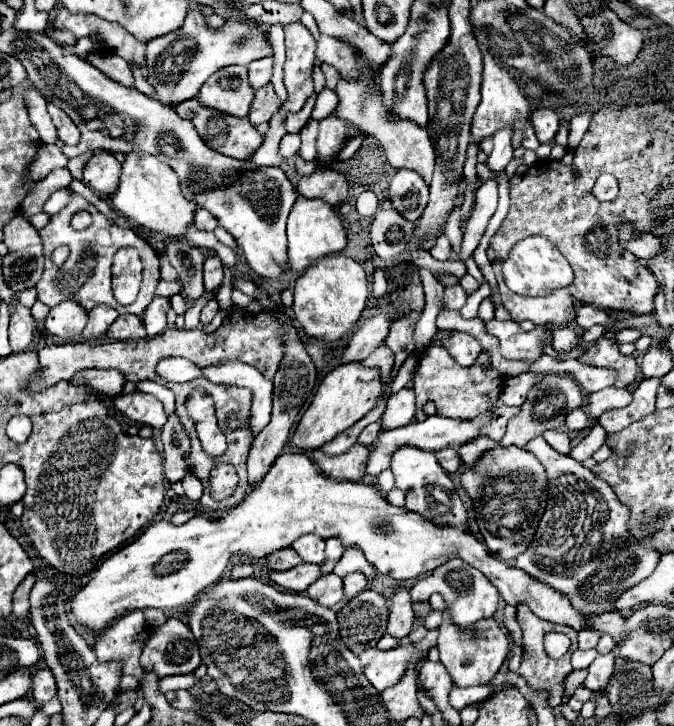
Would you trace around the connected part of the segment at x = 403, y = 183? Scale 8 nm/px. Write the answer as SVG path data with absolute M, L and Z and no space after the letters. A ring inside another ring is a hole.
M398 170L390 182L388 198L404 218L416 222L428 204L428 184L412 170Z

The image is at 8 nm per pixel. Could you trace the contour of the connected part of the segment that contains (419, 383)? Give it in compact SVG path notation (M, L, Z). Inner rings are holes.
M432 342L424 354L420 356L420 366L414 374L414 392L416 392L416 420L424 420L428 414L424 412L424 404L426 402L434 402L436 406L436 414L438 416L448 416L448 418L474 418L484 410L490 410L494 404L486 398L496 398L502 390L502 374L490 368L490 360L488 354L482 352L476 360L476 364L462 368L450 354L448 350L438 344ZM484 368L488 368L488 372L482 372Z

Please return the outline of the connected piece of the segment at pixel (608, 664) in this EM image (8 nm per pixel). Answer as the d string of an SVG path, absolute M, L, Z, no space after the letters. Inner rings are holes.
M600 654L590 666L588 666L588 676L584 680L584 686L588 690L604 690L610 674L614 672L614 660L616 656L610 654Z

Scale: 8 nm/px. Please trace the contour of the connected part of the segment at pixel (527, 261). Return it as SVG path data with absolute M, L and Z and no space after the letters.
M532 236L532 238L520 240L512 248L508 258L504 260L502 272L504 272L506 286L512 292L524 294L524 296L544 296L554 288L568 286L572 282L572 278L574 278L568 260L558 252L558 248L550 240L546 240L542 236Z

